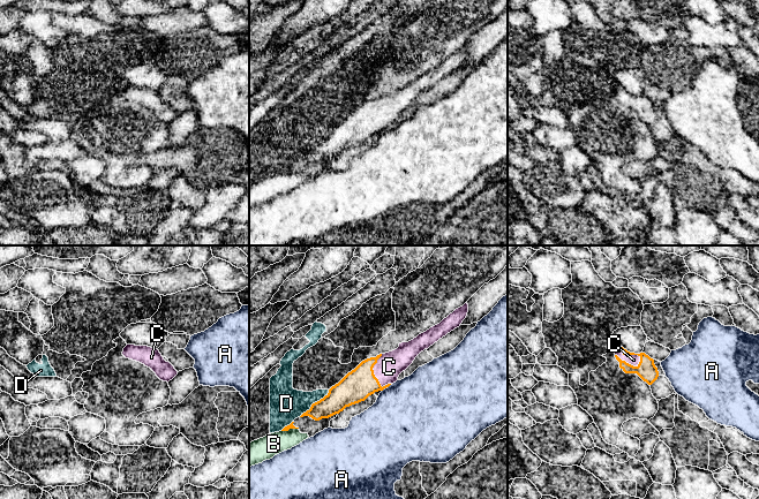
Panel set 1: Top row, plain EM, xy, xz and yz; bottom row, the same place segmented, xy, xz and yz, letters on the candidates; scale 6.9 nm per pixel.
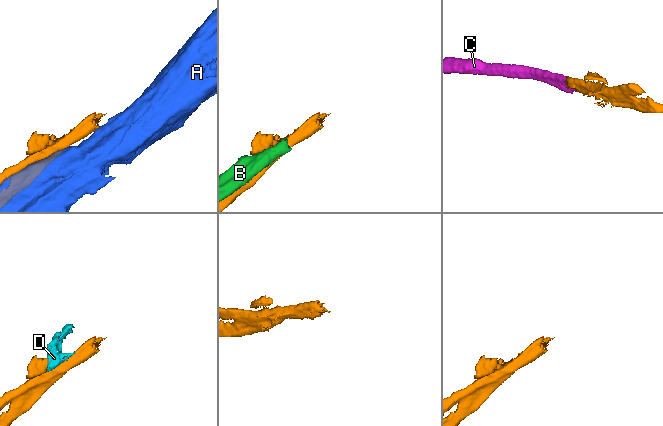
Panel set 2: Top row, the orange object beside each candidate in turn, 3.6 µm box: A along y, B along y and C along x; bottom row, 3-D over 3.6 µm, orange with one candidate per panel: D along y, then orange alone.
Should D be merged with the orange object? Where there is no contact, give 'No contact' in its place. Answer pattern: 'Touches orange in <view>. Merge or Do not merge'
Touches orange in xz. Do not merge

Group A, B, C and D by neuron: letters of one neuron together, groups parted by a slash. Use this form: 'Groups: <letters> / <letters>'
Groups: A / B / C / D

